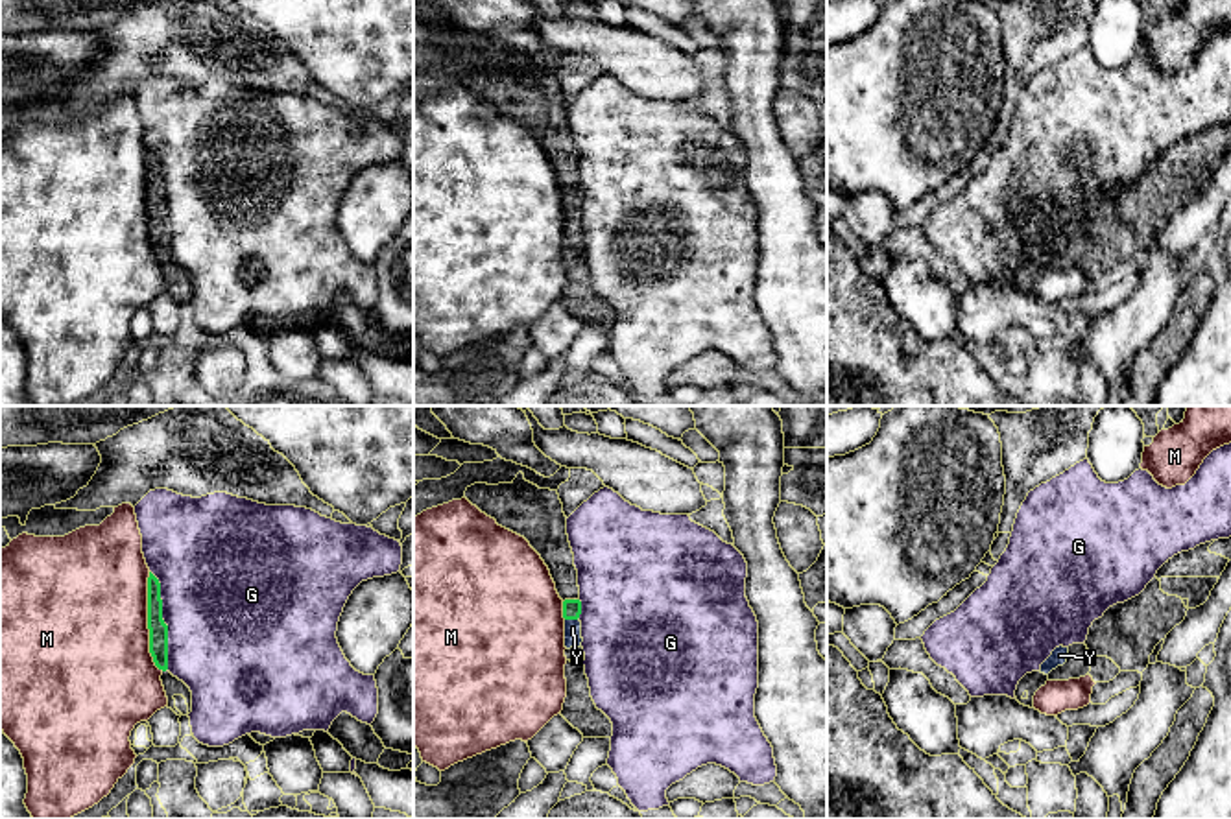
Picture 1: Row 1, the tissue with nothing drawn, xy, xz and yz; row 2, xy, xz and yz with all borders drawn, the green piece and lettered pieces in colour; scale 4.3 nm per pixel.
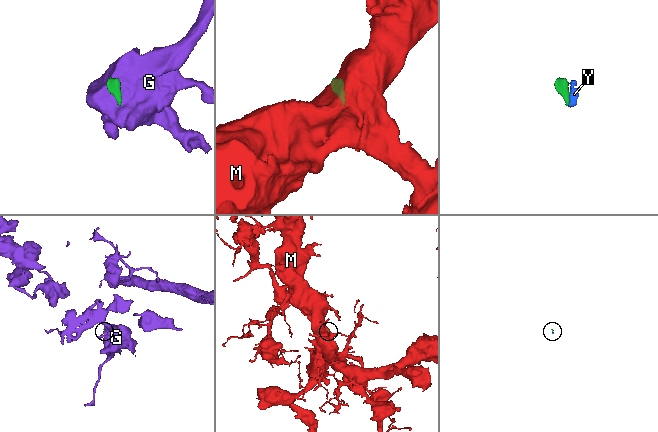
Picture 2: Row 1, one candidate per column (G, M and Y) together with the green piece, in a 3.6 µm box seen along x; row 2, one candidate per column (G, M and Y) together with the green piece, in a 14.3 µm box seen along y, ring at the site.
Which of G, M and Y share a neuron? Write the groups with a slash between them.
G / M / Y

